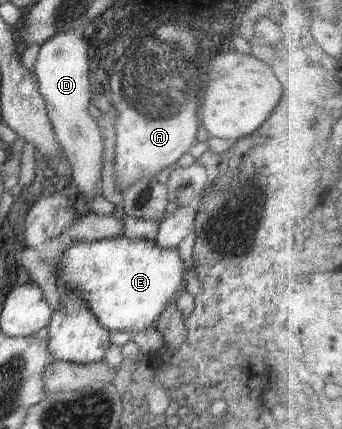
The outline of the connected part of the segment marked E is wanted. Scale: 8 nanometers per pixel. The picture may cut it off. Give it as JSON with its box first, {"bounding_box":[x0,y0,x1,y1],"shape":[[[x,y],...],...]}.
{"bounding_box":[51,236,186,336],"shape":[[[117,236],[94,242],[77,242],[65,249],[60,258],[52,258],[51,263],[53,276],[63,283],[63,292],[77,292],[87,301],[87,308],[97,322],[111,333],[128,332],[134,336],[145,328],[153,327],[165,306],[186,292],[185,264],[178,250],[159,248],[154,240]]]}

